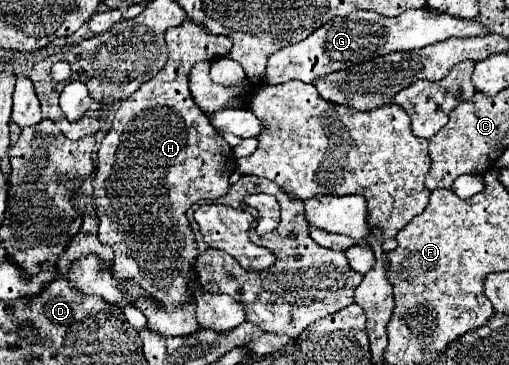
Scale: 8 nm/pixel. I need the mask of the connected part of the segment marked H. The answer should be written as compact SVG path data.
M192 20L182 22L178 28L168 28L164 38L168 44L166 66L152 80L144 82L130 98L122 100L112 128L100 144L98 170L92 180L94 210L100 220L98 238L102 244L112 246L114 250L112 270L116 278L134 280L164 304L164 308L156 308L156 304L148 304L146 300L136 302L136 308L140 308L148 318L148 328L160 332L162 336L190 336L196 334L198 322L194 312L196 306L194 300L188 298L186 284L194 274L194 258L198 256L198 248L194 232L188 230L186 210L198 200L216 200L226 196L230 188L228 176L236 170L236 160L232 148L212 128L208 114L202 112L192 100L188 74L196 62L214 62L228 56L232 42L228 36L212 36L212 32Z

